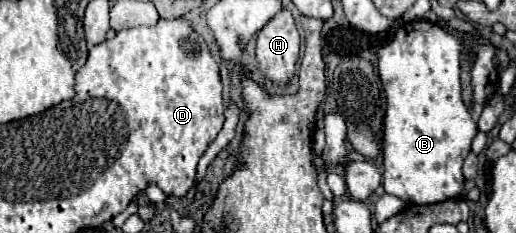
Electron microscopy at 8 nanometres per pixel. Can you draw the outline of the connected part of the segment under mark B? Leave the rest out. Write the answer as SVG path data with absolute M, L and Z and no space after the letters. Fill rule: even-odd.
M428 20L398 28L394 38L376 50L376 70L386 92L384 176L388 194L412 204L436 204L462 194L462 164L478 132L476 124L482 108L498 88L498 72L492 64L494 50L488 40L470 38L462 42L440 28L440 24ZM464 46L474 46L476 50L472 110L464 106L460 96L460 52Z

